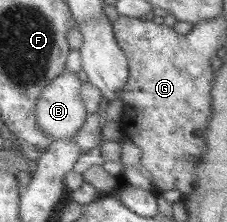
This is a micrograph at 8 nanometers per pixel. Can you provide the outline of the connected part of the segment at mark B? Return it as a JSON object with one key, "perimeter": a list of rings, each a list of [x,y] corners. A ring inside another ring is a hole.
{"perimeter":[[[67,71],[51,82],[39,97],[37,107],[38,123],[54,138],[54,142],[59,139],[71,138],[79,127],[85,122],[88,112],[80,97],[81,81],[76,73]]]}

